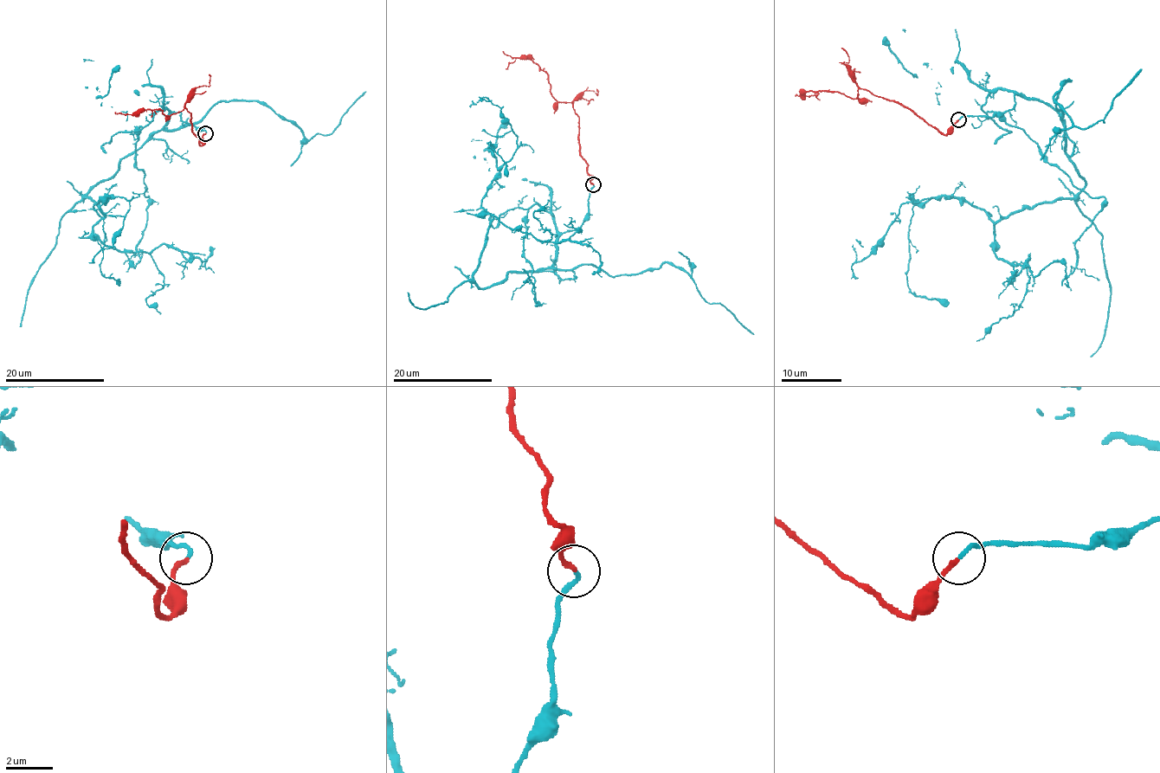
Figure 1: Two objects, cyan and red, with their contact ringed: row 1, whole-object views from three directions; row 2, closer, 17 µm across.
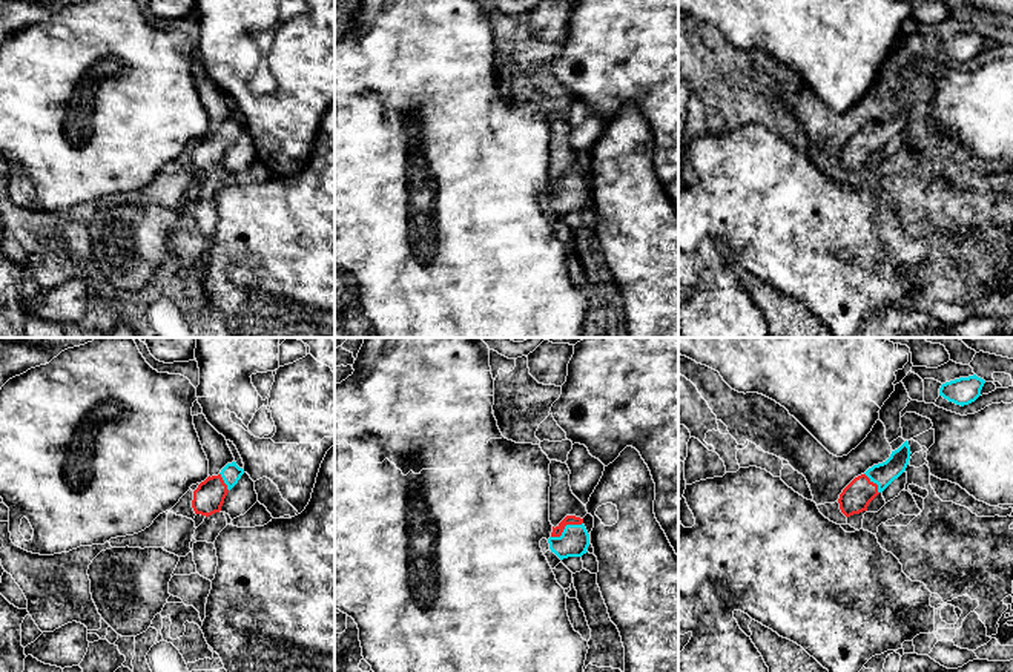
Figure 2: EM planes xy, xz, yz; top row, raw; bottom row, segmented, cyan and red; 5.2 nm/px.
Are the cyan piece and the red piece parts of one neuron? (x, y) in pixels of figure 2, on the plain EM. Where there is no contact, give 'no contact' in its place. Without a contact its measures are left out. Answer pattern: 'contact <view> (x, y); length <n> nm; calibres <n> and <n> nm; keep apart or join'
contact xz (565, 183); length 190 nm; calibres 160 and 50 nm; join

